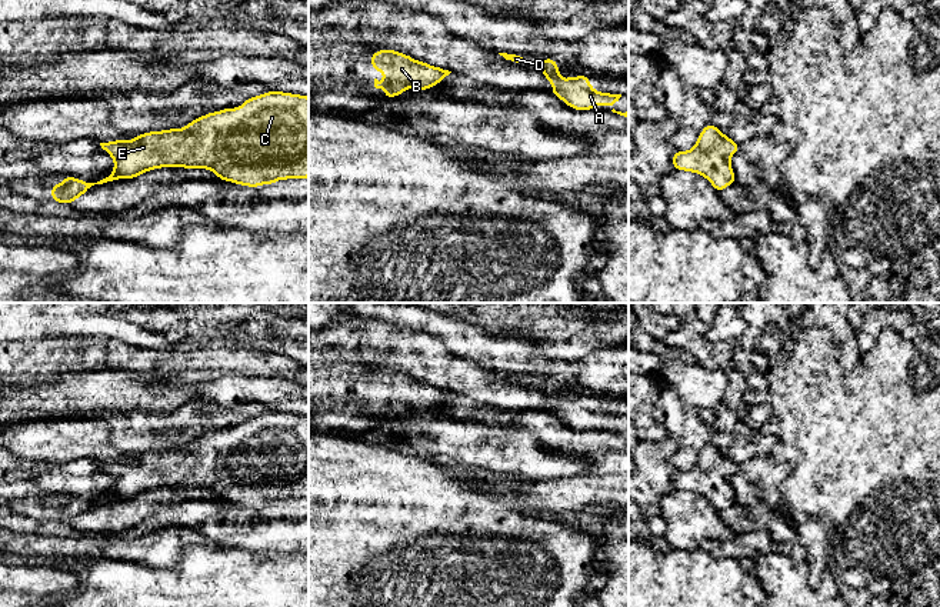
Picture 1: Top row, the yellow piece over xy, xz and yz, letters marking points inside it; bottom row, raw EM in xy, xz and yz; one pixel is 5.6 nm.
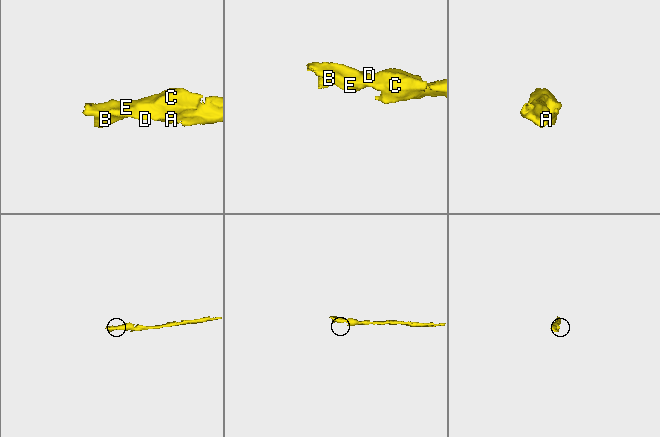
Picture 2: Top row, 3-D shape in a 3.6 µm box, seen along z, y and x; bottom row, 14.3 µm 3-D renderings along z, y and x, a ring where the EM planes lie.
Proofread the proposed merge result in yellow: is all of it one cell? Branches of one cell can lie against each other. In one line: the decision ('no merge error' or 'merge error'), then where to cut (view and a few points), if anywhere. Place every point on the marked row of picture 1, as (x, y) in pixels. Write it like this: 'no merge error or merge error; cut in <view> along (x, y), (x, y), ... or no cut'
no merge error; no cut

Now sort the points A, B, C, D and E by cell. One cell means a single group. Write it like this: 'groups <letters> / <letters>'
groups A B C D E

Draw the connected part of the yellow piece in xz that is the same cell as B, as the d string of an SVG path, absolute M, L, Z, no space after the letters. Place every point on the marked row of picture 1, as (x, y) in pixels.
M391 49L371 54L371 69L384 74L380 83L374 79L374 87L383 89L386 100L400 96L406 89L427 90L440 83L451 71L417 61L407 54Z

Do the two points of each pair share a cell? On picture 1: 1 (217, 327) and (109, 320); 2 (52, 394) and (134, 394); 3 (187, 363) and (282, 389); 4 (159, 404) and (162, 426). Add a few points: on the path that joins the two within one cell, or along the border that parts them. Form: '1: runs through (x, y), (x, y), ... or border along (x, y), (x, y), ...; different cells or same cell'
1: border along (126, 317), (164, 337); different cells
2: runs through (72, 394), (114, 394); same cell
3: border along (190, 369), (167, 377); different cells
4: border along (193, 402), (172, 410), (130, 410), (127, 413); different cells

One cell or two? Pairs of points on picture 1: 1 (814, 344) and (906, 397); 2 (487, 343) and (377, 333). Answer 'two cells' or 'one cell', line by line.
1: one cell
2: two cells

